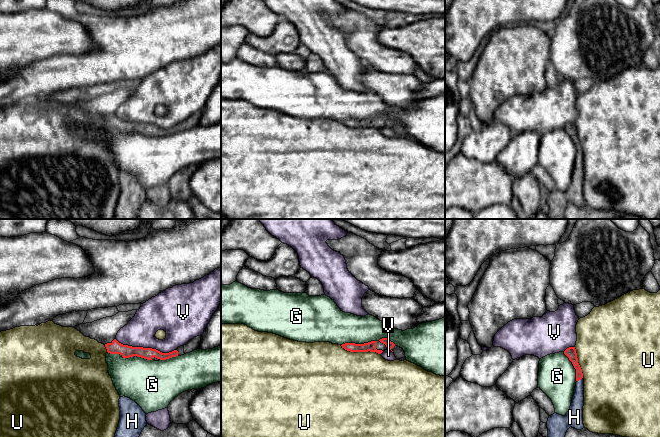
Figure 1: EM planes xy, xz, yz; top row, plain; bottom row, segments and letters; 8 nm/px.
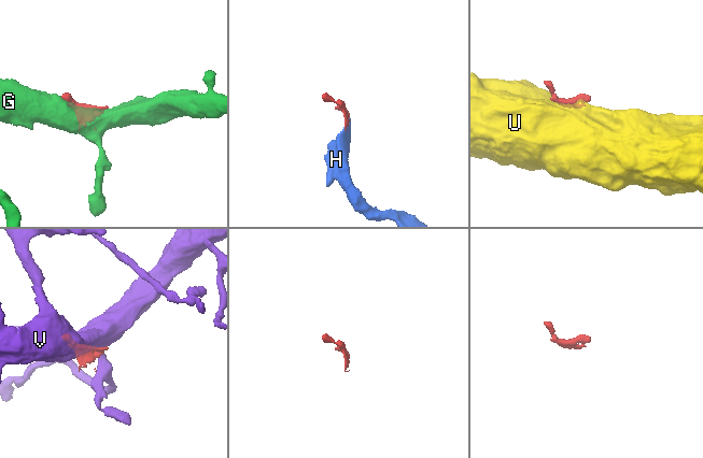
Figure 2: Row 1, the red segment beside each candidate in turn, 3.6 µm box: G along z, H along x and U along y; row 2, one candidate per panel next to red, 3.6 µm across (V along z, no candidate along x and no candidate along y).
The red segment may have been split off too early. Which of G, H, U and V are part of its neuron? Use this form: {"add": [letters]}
{"add": ["H"]}

